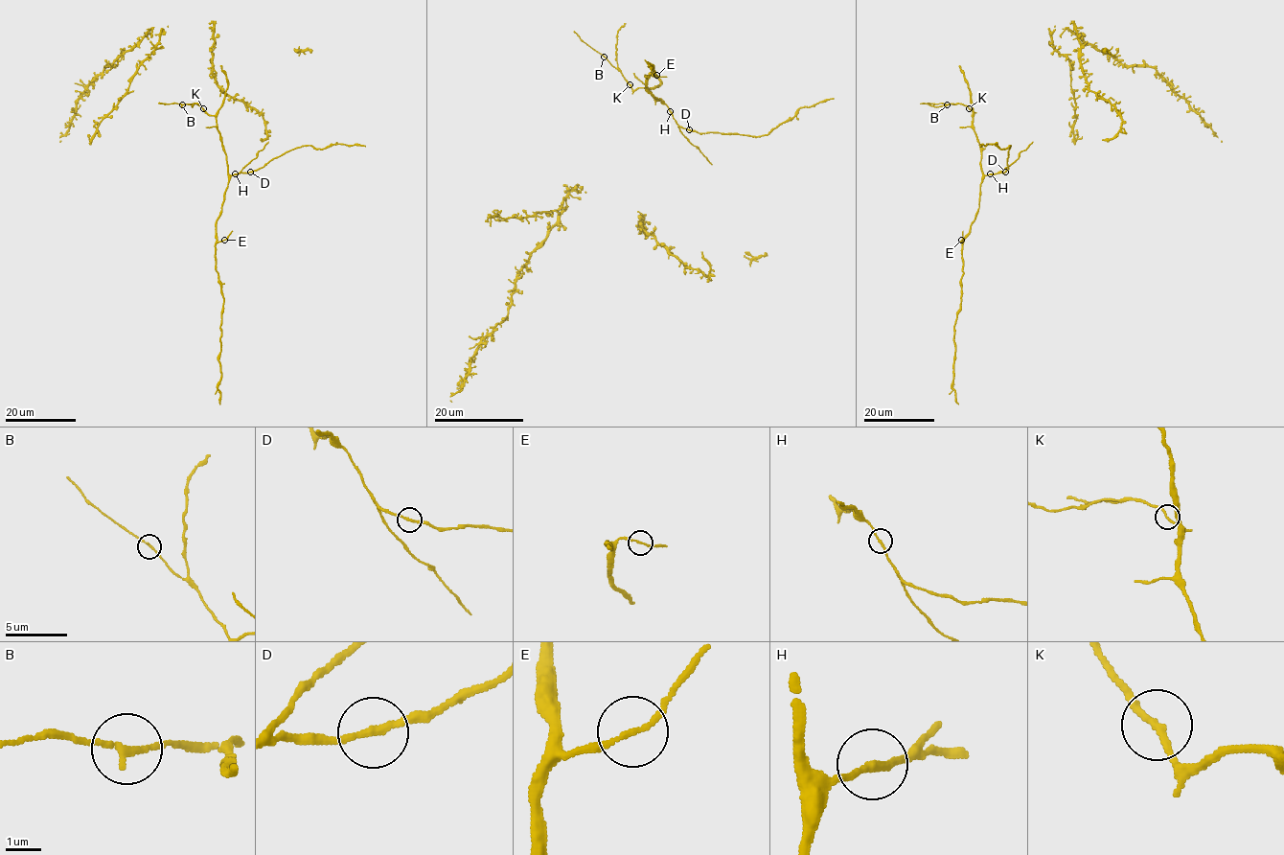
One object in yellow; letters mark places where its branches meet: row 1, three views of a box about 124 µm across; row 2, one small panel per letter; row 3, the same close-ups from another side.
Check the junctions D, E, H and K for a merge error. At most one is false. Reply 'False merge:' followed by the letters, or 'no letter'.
False merge: no letter

